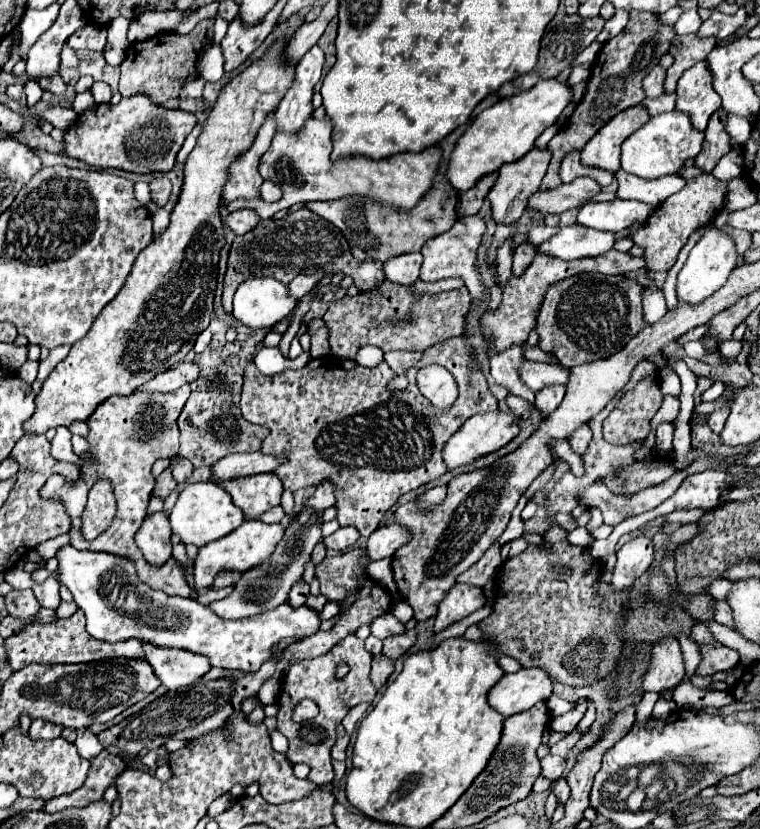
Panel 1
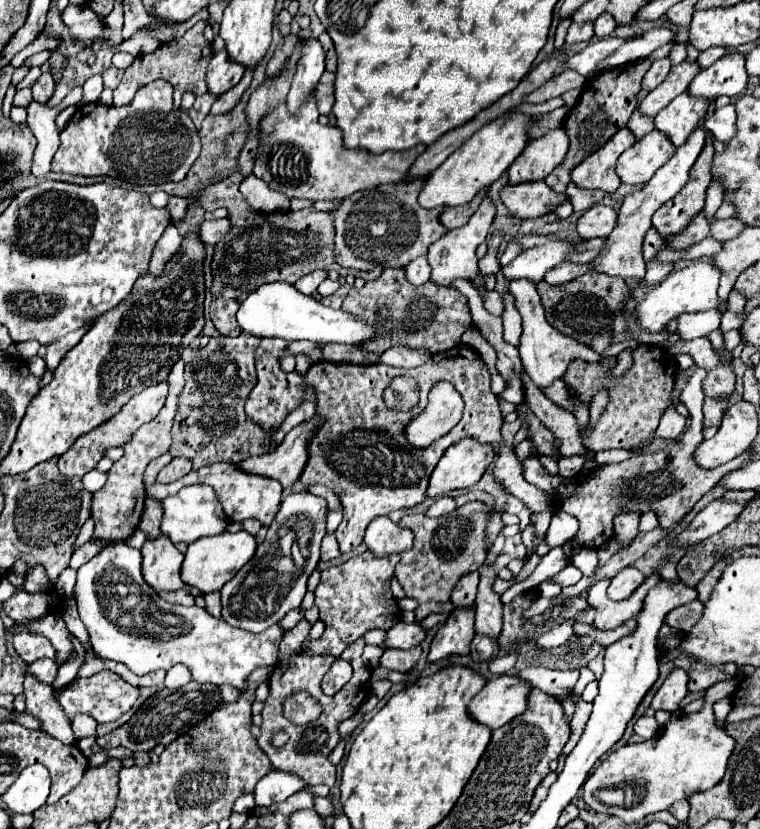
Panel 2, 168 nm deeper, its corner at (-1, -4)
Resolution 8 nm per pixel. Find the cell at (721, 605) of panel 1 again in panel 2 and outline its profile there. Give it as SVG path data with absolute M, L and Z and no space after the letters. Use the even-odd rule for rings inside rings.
M694 600L694 602L690 602L690 604L678 606L678 608L674 608L674 610L666 616L664 624L670 626L670 628L688 632L688 630L700 620L700 616L702 616L702 608L704 608L704 604L702 604L700 600Z

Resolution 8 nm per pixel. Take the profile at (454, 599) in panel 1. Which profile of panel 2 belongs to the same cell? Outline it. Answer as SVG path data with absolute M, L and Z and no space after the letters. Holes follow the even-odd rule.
M456 608L446 624L436 632L428 662L438 662L448 656L466 656L474 638L474 612L470 608Z

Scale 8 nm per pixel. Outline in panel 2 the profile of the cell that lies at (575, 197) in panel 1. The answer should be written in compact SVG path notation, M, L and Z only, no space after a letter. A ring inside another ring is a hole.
M534 180L534 182L506 184L500 190L500 200L512 216L526 220L552 212L558 204L566 202L568 198L562 194L554 194L554 190L550 190L544 180Z

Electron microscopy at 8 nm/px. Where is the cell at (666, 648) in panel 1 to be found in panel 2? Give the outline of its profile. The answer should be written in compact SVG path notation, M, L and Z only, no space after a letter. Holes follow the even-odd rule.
M674 668L668 678L664 680L664 684L660 686L660 690L656 692L650 708L652 710L664 710L664 712L676 712L680 708L682 698L688 694L688 676L684 670Z

